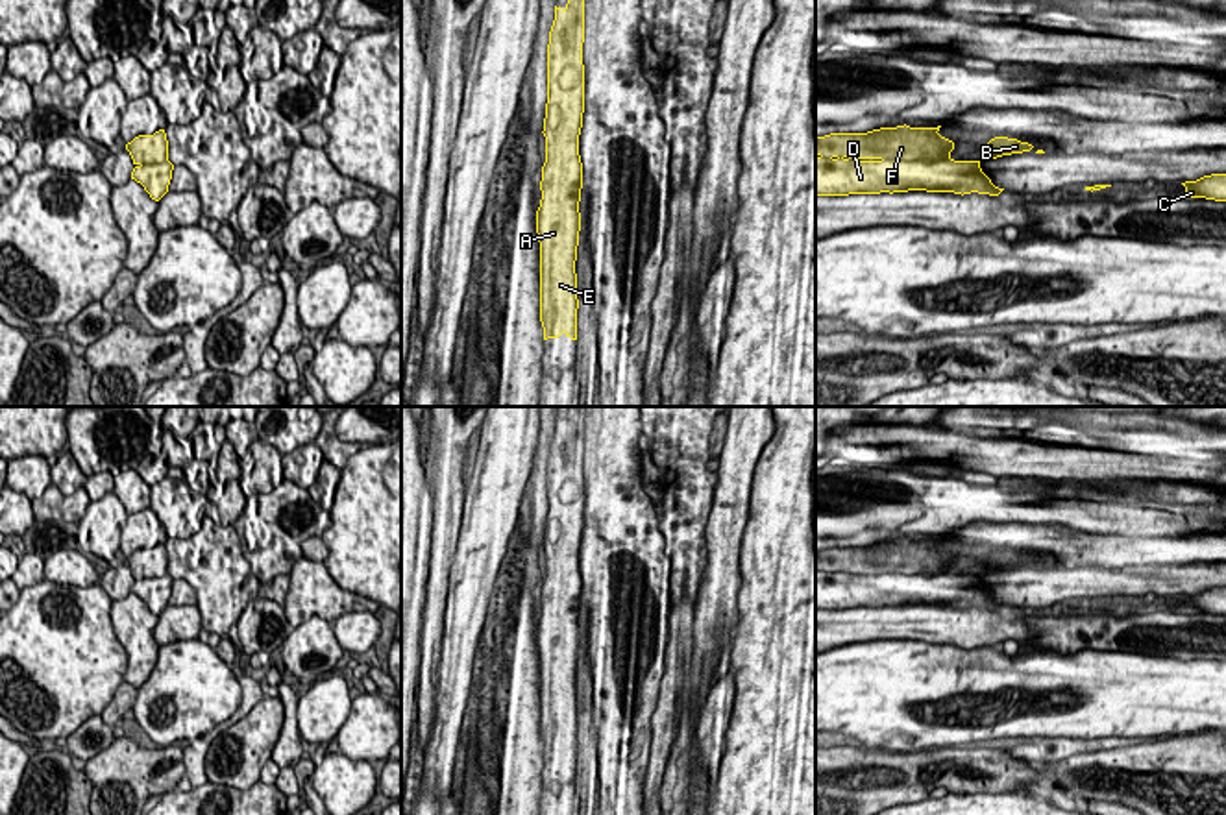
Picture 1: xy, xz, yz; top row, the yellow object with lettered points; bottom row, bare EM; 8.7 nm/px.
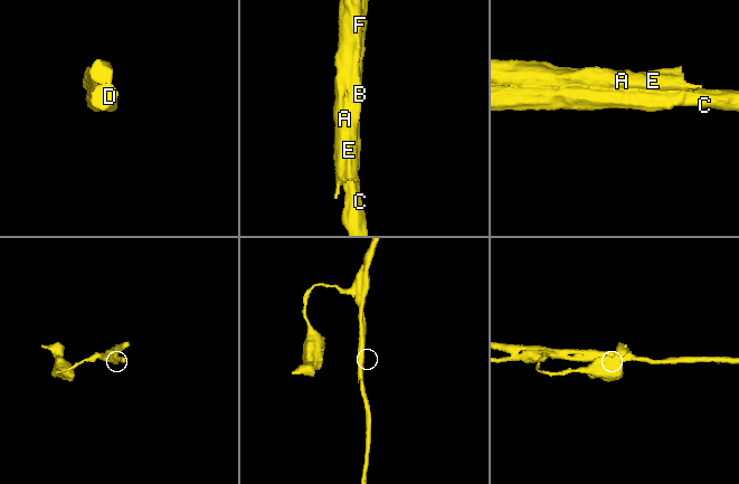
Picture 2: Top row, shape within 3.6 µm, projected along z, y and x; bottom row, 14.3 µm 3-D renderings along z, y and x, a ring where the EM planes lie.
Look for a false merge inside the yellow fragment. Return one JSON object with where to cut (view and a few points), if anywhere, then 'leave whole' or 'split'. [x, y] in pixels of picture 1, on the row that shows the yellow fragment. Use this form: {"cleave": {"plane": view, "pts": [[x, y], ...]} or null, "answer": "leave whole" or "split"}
{"cleave": {"plane": "yz", "pts": [[951, 141], [934, 159], [882, 159]]}, "answer": "split"}

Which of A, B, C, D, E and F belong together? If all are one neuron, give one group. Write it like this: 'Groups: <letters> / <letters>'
Groups: A B E F / C D

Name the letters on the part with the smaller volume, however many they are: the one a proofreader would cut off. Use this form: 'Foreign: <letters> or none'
Foreign: A, B, E, F

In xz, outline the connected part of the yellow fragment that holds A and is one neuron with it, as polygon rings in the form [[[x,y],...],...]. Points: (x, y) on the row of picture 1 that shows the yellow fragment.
[[[584,0],[555,6],[547,44],[546,163],[536,211],[540,242],[540,322],[544,340],[562,333],[577,340],[577,246],[581,231],[582,163],[579,155],[584,113]]]

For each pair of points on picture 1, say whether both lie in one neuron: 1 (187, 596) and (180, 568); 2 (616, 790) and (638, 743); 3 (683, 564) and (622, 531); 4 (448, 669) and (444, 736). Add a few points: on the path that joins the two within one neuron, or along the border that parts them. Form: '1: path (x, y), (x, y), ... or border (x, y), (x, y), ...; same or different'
1: border (174, 579), (183, 579), (193, 588), (196, 605); different
2: path (616, 778), (616, 766), (627, 754); same
3: border (666, 555), (670, 559), (672, 588); different
4: path (448, 686), (448, 719); same

